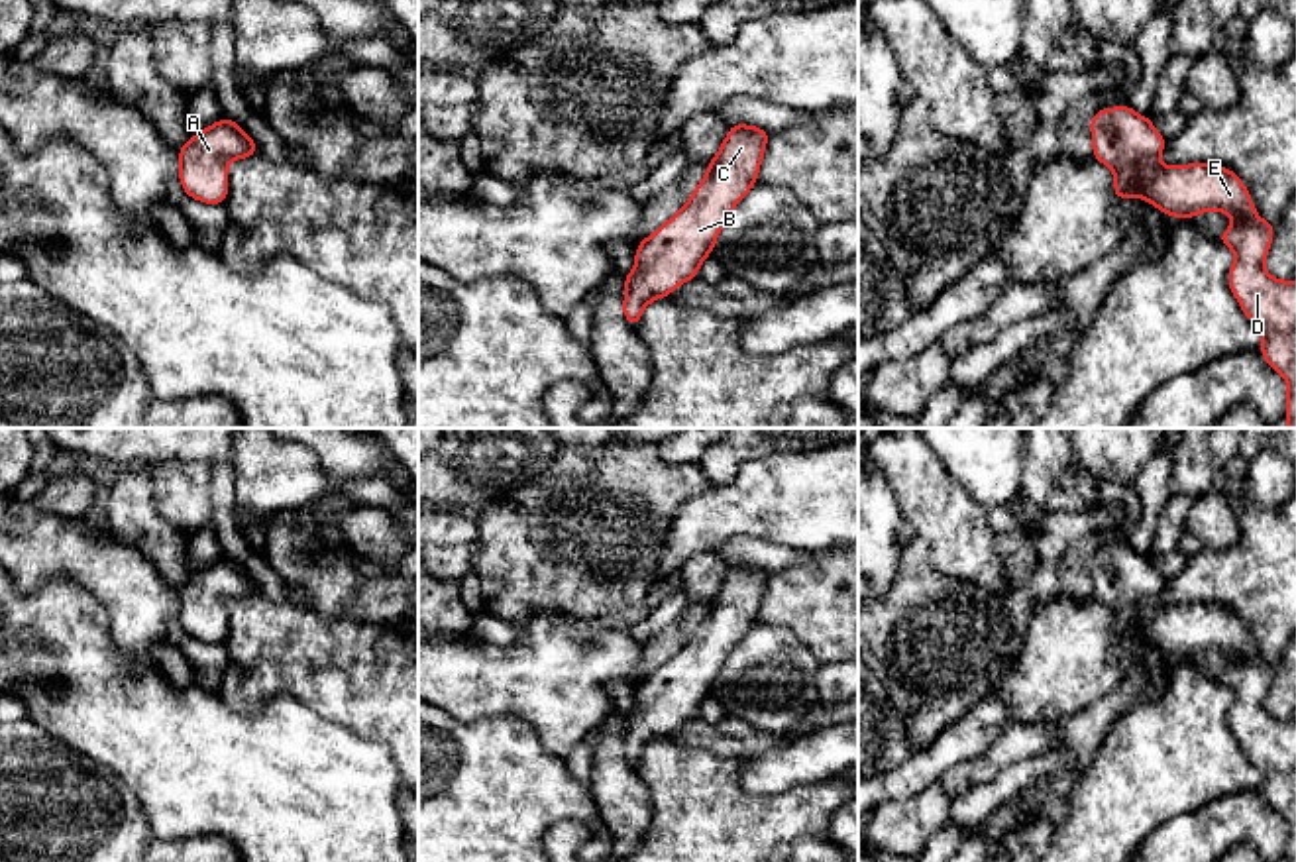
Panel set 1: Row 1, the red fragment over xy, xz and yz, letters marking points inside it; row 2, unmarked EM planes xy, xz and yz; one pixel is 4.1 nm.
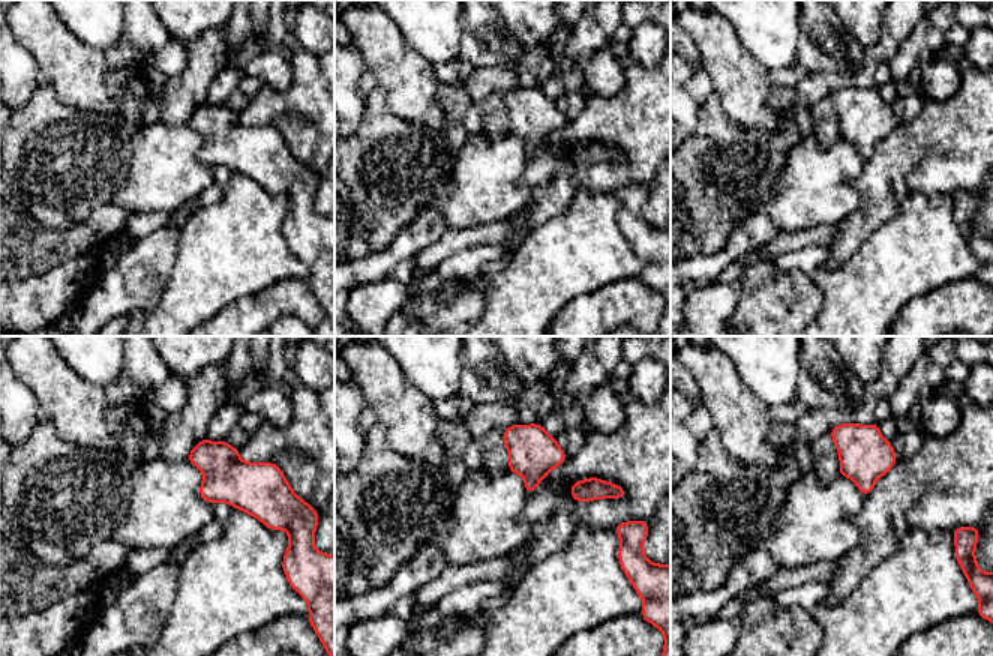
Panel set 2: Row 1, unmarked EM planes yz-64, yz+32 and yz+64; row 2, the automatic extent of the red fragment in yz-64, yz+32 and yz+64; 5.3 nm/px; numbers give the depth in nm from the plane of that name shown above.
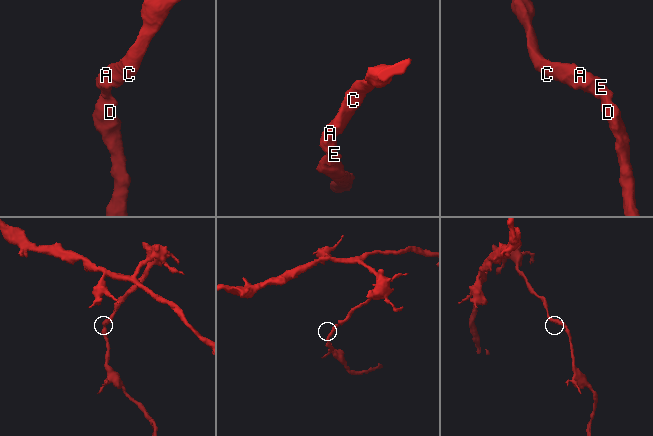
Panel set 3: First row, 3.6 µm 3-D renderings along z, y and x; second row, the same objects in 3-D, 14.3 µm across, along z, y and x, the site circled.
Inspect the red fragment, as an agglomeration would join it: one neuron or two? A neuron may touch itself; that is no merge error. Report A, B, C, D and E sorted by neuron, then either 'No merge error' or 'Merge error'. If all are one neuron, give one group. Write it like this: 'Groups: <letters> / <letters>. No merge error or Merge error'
Groups: A B C D E. No merge error

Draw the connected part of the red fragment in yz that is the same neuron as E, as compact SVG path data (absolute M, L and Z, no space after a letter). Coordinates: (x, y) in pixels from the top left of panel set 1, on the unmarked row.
M1129 544L1096 552L1090 571L1094 579L1092 597L1106 603L1115 615L1115 638L1139 636L1174 658L1192 658L1206 650L1227 652L1233 658L1231 668L1217 675L1217 681L1235 691L1235 701L1227 715L1229 728L1245 756L1263 774L1265 781L1259 791L1265 801L1286 819L1286 862L1296 862L1296 721L1278 721L1265 711L1274 664L1257 656L1247 626L1233 611L1206 603L1159 605L1157 597L1166 581L1149 556L1137 556Z

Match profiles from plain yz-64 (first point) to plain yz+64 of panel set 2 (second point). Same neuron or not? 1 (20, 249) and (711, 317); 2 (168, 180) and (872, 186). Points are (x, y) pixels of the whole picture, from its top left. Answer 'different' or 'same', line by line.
1: same
2: different

